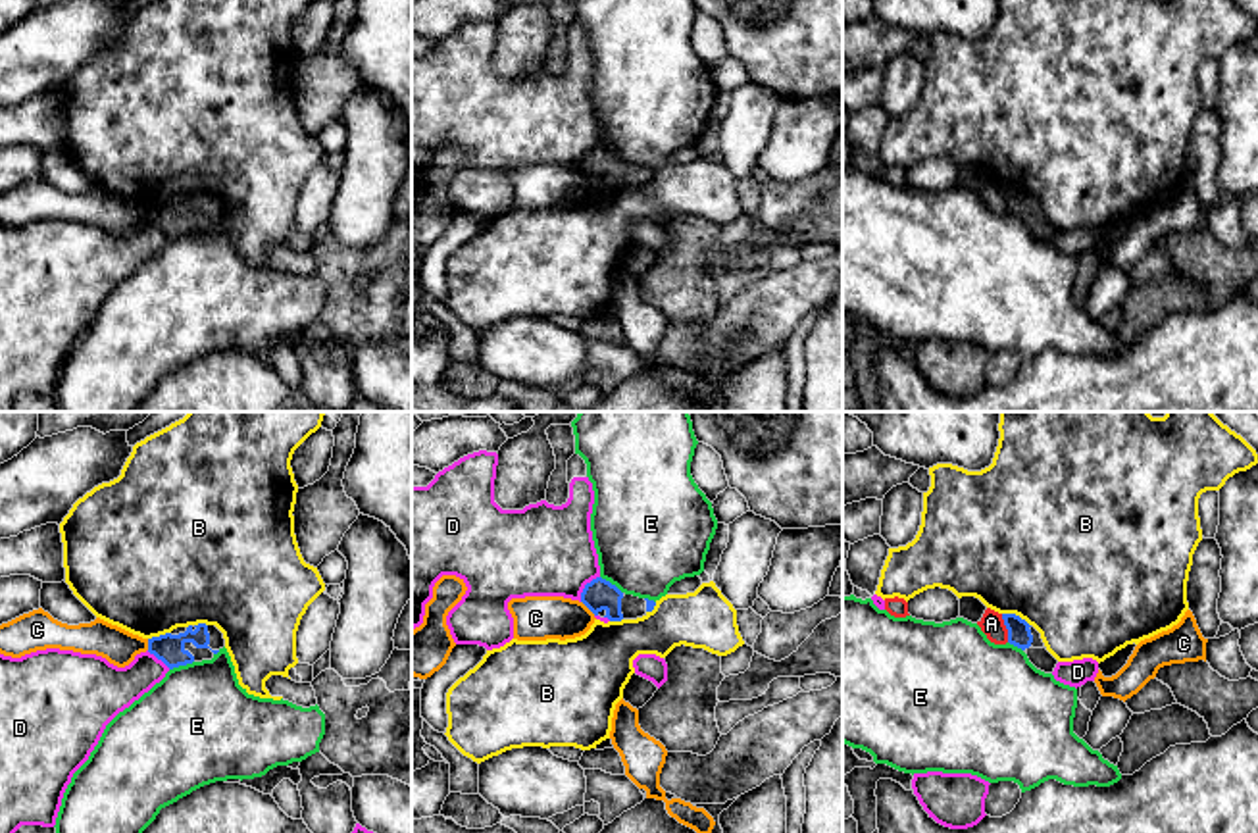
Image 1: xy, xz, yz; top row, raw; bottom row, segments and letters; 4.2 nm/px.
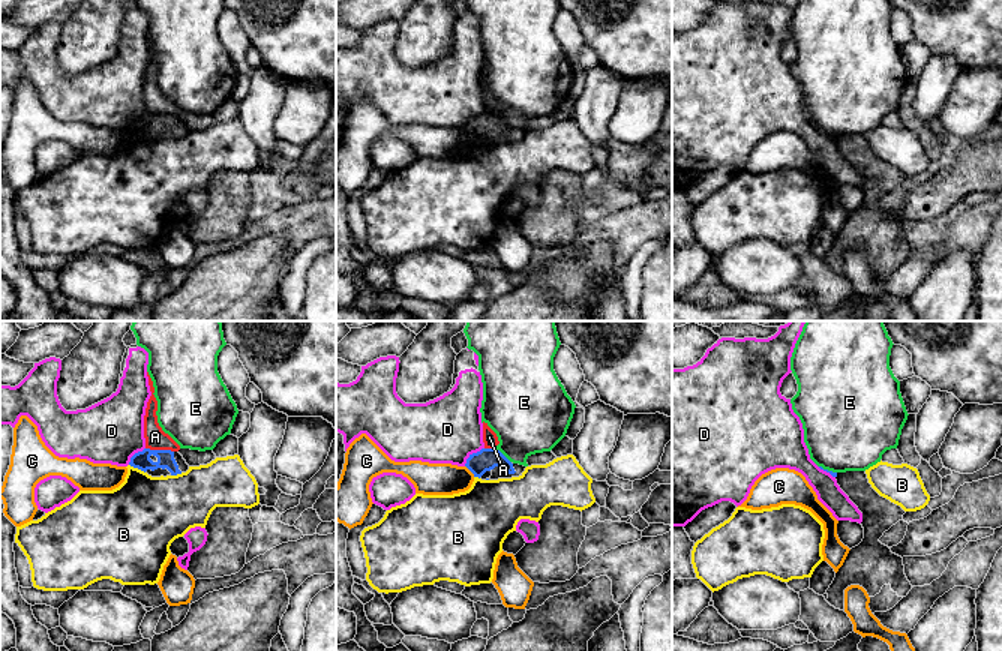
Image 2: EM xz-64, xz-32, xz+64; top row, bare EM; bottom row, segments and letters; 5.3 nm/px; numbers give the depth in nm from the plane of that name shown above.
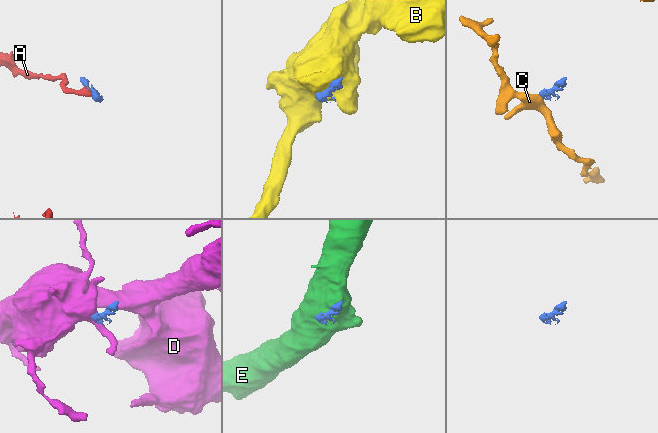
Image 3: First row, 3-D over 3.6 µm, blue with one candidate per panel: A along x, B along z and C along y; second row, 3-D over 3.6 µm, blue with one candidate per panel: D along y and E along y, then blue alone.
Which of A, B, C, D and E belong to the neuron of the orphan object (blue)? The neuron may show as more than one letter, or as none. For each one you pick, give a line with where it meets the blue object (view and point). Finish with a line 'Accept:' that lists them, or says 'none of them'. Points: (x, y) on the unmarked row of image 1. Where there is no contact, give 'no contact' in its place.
Accept: none of them

